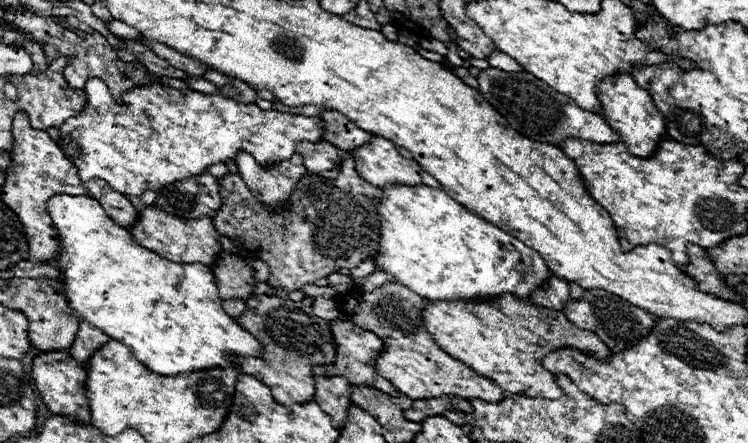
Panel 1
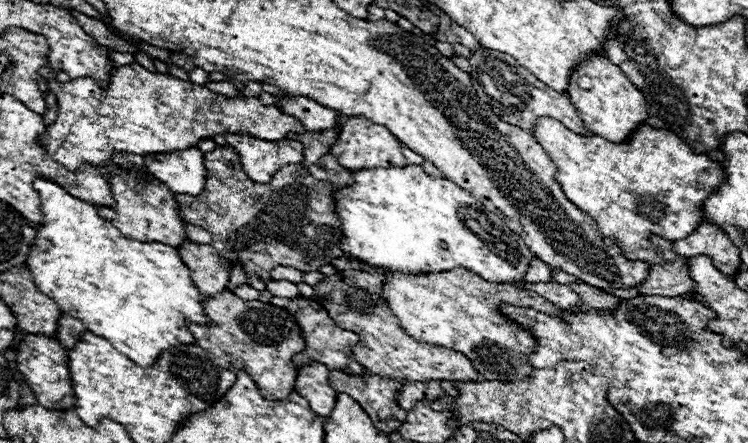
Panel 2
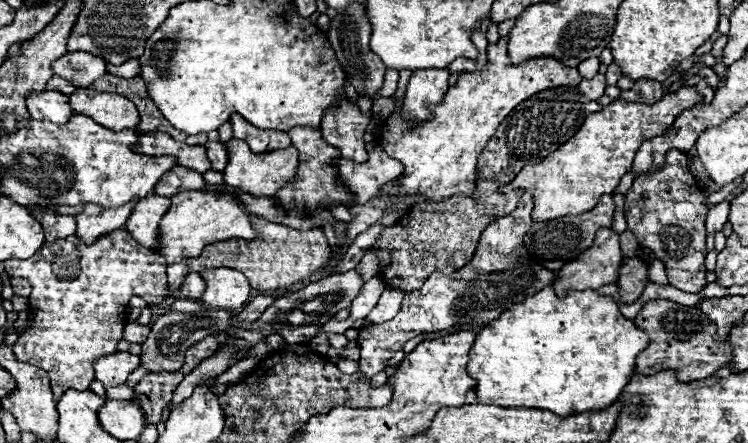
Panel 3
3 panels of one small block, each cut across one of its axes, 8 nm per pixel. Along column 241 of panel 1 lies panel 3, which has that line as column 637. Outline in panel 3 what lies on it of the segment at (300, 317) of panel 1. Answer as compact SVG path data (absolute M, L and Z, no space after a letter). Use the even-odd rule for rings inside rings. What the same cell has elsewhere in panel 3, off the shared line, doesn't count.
M648 300L634 324L644 328L650 344L636 358L636 372L650 376L650 370L674 370L680 382L706 380L724 364L732 362L732 348L728 340L716 340L716 326L700 312L698 306L682 306L672 300ZM656 366L656 368L654 368Z

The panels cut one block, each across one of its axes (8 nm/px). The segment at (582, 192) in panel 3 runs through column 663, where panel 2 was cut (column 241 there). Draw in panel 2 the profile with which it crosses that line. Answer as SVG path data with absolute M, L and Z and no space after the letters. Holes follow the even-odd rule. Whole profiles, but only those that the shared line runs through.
M136 62L116 68L106 90L88 76L70 82L48 82L48 88L58 98L58 118L40 136L40 142L48 154L68 170L78 170L82 164L90 164L94 168L106 166L118 152L144 156L196 148L200 140L212 140L216 134L248 134L260 140L276 142L286 138L288 132L306 132L294 116L280 112L276 106L264 106L258 98L224 98L200 84L184 82L170 74L152 74Z

